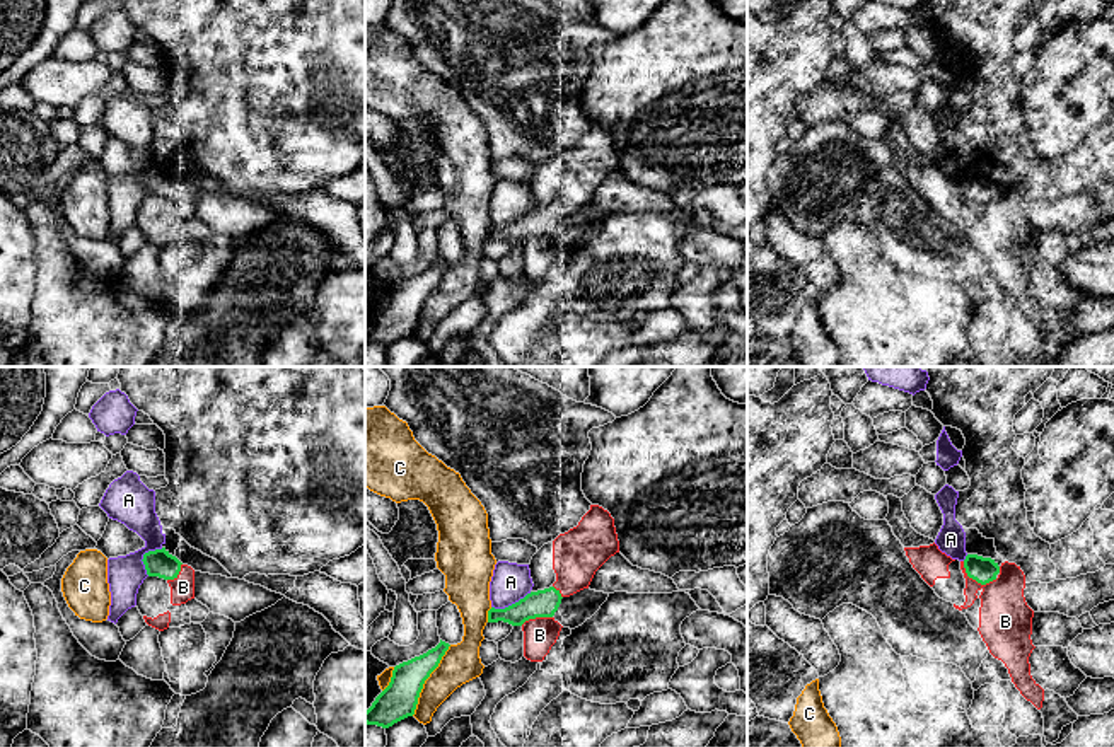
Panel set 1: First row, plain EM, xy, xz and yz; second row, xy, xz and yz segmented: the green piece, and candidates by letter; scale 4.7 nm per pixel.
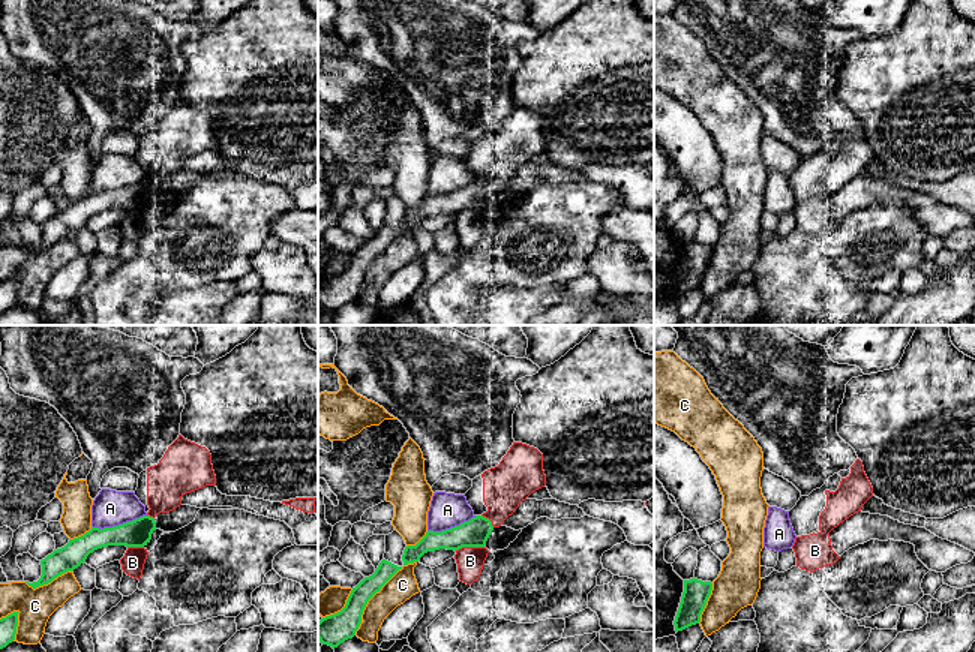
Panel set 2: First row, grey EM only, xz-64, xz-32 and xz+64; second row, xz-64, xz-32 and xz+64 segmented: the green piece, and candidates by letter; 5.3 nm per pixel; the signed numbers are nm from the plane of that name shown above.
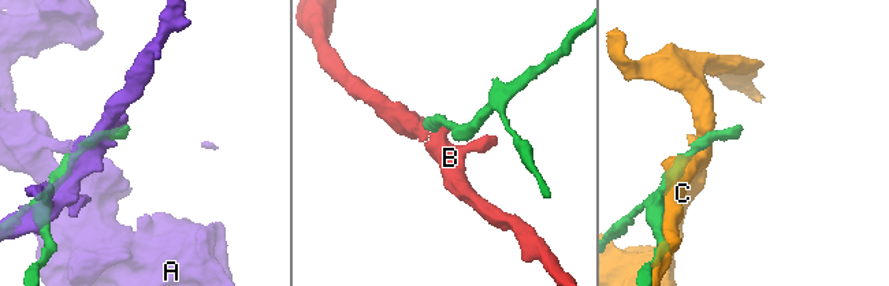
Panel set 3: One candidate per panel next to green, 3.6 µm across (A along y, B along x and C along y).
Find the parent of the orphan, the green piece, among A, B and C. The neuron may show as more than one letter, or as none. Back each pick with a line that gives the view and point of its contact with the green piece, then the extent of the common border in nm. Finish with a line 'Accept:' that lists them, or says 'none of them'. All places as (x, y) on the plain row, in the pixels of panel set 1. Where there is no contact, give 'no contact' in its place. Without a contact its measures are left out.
Accept: none of them

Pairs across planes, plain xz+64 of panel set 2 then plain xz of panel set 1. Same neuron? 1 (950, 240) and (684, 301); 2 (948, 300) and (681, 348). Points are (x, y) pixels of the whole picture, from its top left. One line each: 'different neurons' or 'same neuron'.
1: same neuron
2: same neuron

